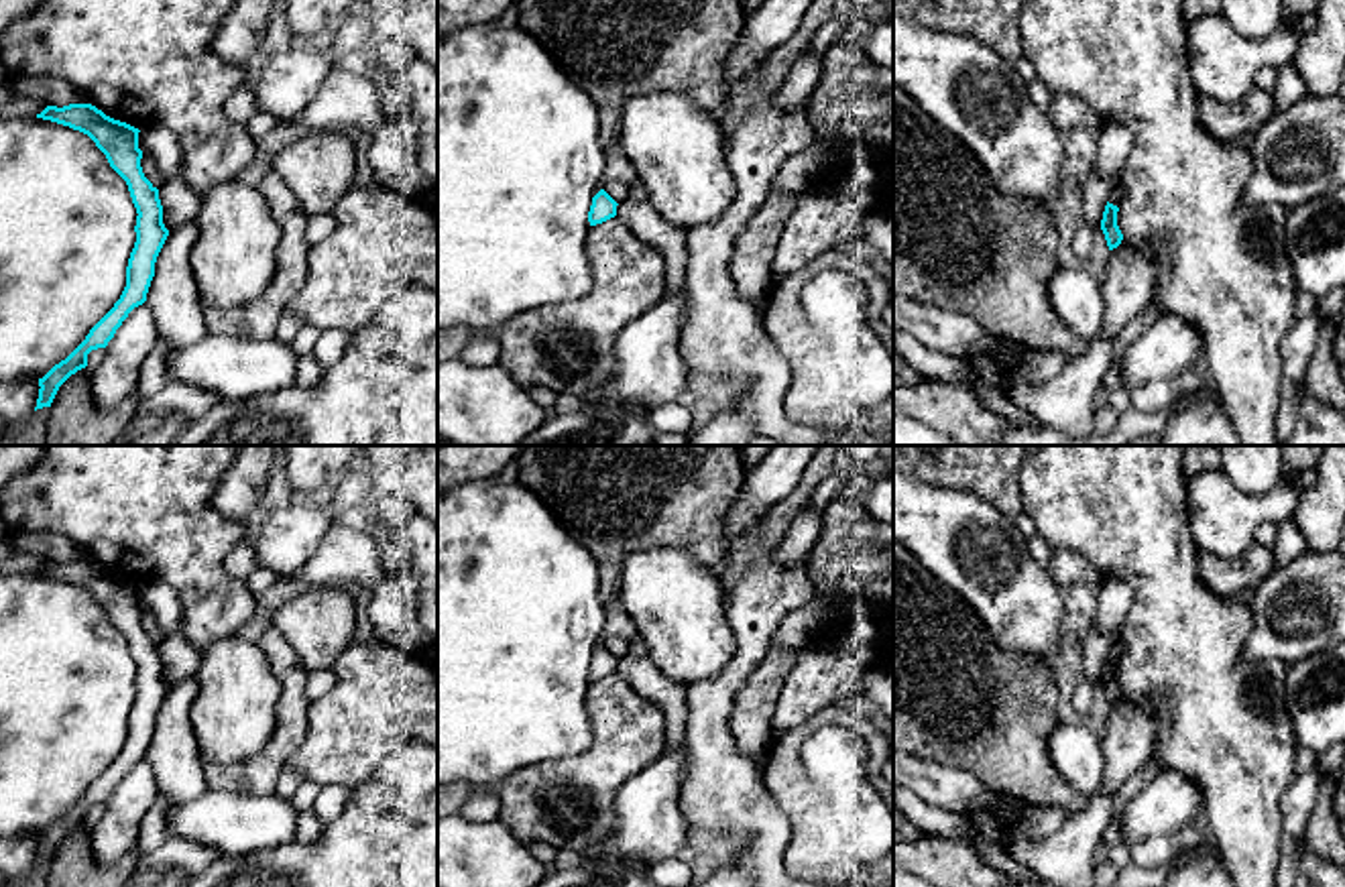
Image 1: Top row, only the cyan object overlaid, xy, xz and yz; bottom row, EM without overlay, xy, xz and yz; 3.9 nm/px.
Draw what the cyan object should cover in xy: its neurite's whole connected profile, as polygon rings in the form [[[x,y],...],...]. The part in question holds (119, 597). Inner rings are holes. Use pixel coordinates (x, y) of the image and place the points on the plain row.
[[[92,559],[47,561],[37,574],[51,576],[87,590],[106,610],[110,623],[126,637],[136,663],[136,698],[126,722],[126,743],[114,763],[90,785],[85,795],[43,834],[37,865],[51,863],[59,842],[87,822],[87,810],[106,804],[128,769],[147,757],[157,712],[169,692],[163,679],[159,645],[144,633],[138,584],[106,572]]]

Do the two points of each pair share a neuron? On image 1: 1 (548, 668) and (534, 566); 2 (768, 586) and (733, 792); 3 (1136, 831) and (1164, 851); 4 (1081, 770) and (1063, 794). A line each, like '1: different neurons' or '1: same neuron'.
1: same neuron
2: same neuron
3: different neurons
4: different neurons

